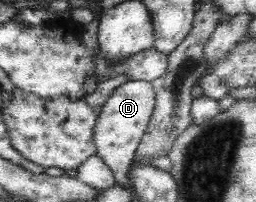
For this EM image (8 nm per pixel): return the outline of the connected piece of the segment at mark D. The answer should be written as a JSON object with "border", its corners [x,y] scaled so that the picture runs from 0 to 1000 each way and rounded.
{"border":[[[496,396],[438,455],[406,525],[383,554],[359,653],[359,698],[375,757],[422,822],[445,866],[449,911],[500,921],[500,847],[516,832],[516,792],[551,713],[547,693],[574,644],[598,540],[605,535],[605,460],[578,401]]]}

